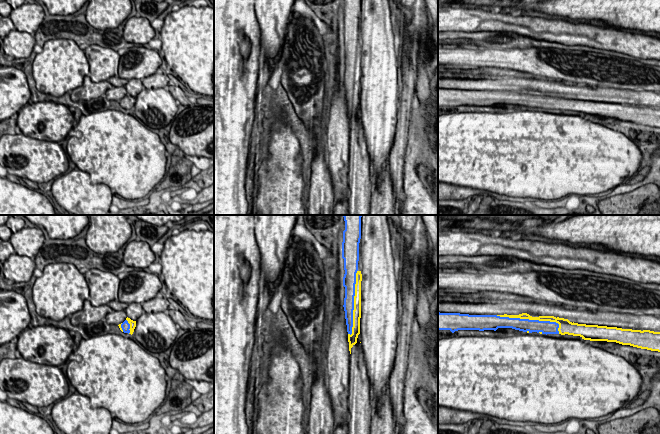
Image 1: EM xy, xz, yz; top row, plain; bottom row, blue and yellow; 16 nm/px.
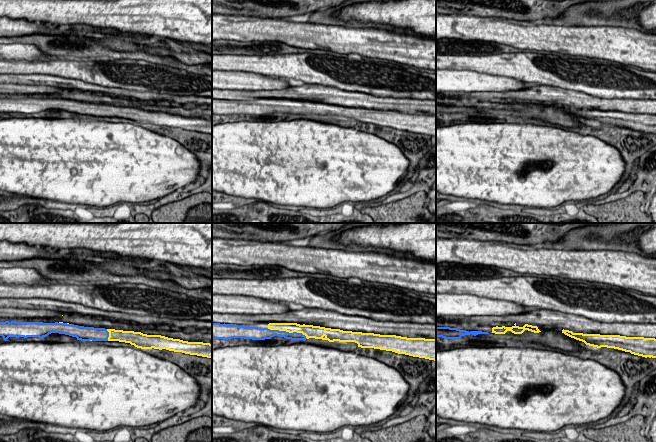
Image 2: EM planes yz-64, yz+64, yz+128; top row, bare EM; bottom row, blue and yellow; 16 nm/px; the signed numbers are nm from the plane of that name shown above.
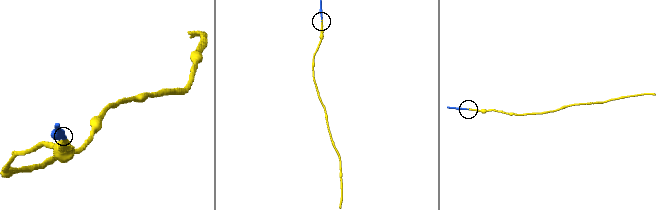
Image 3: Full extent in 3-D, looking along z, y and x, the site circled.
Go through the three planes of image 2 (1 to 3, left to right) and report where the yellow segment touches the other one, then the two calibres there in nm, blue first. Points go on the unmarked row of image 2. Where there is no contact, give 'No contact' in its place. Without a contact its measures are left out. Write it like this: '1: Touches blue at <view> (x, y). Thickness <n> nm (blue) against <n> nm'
1: Touches blue at yz-64 (108, 111). Thickness 220 nm (blue) against 190 nm
2: Touches blue at yz+64 (287, 108). Thickness 130 nm (blue) against 160 nm
3: No contact

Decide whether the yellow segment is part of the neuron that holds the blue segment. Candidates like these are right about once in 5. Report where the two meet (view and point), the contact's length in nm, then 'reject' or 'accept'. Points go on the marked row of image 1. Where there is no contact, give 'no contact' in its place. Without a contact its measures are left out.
yz (532, 320) | 1050 nm | accept

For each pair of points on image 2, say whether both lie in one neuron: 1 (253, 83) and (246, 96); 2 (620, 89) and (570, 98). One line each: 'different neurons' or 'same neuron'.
1: different neurons
2: different neurons

